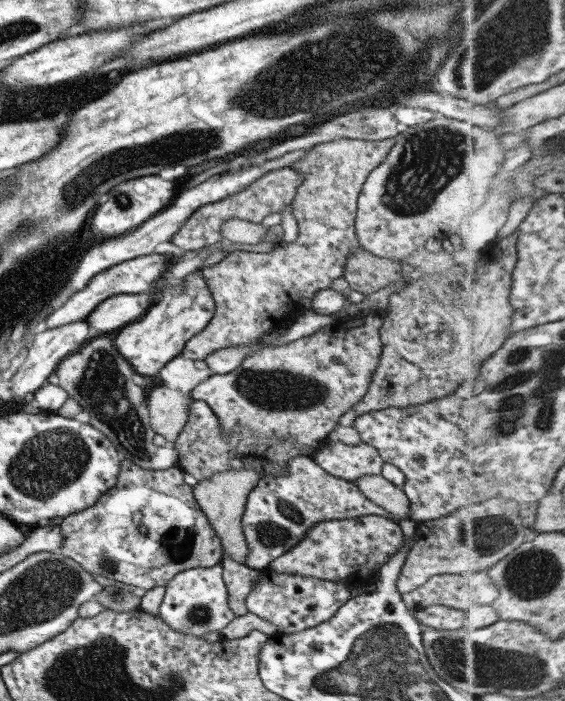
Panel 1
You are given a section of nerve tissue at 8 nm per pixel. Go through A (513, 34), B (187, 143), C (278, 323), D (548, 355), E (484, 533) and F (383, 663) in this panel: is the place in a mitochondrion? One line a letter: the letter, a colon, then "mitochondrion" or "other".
A: mitochondrion
B: mitochondrion
C: other
D: mitochondrion
E: mitochondrion
F: mitochondrion

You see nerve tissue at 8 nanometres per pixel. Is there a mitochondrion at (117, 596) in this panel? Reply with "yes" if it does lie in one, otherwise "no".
yes

